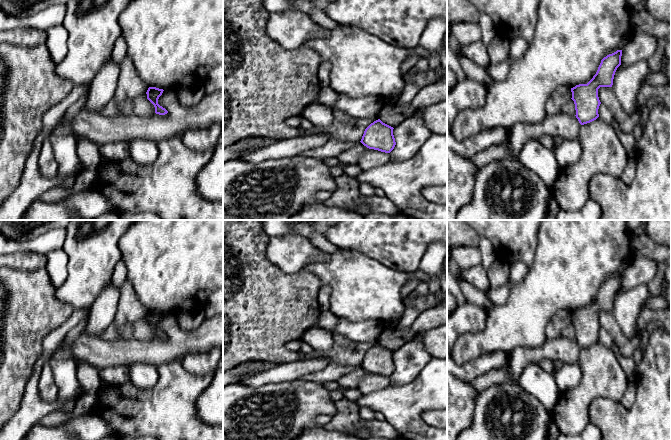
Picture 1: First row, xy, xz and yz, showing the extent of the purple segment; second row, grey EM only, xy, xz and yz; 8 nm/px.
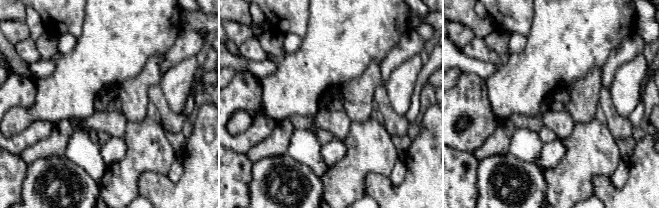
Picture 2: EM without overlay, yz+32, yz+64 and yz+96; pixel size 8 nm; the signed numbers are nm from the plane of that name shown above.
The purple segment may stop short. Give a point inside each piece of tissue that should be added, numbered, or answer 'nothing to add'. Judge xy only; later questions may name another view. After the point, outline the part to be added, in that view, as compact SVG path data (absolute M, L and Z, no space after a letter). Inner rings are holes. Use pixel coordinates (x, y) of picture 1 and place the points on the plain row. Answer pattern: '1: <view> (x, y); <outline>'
nothing to add

